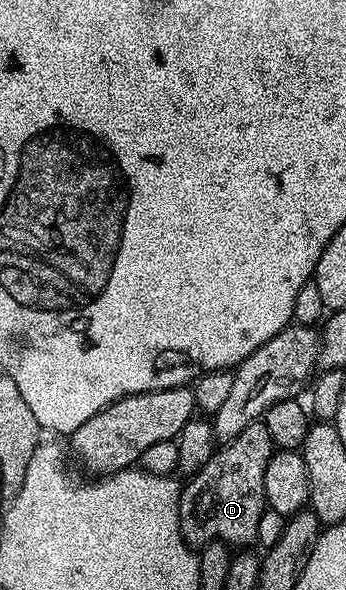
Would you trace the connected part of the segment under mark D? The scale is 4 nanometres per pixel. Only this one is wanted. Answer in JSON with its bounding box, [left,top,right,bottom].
[180,420,273,547]

